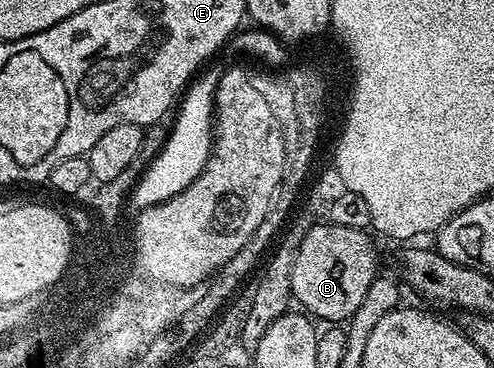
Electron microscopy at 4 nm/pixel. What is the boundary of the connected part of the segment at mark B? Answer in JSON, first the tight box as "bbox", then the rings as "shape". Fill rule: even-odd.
{"bbox":[290,221,378,324],"shape":[[[321,221],[316,226],[305,232],[300,246],[296,247],[296,255],[293,258],[293,272],[290,274],[291,297],[296,302],[300,301],[305,311],[313,319],[321,318],[324,324],[344,324],[351,318],[354,312],[358,312],[358,304],[366,300],[366,291],[375,280],[378,267],[376,267],[376,250],[368,239],[368,230],[358,228],[342,228],[335,226],[333,222]]]}

